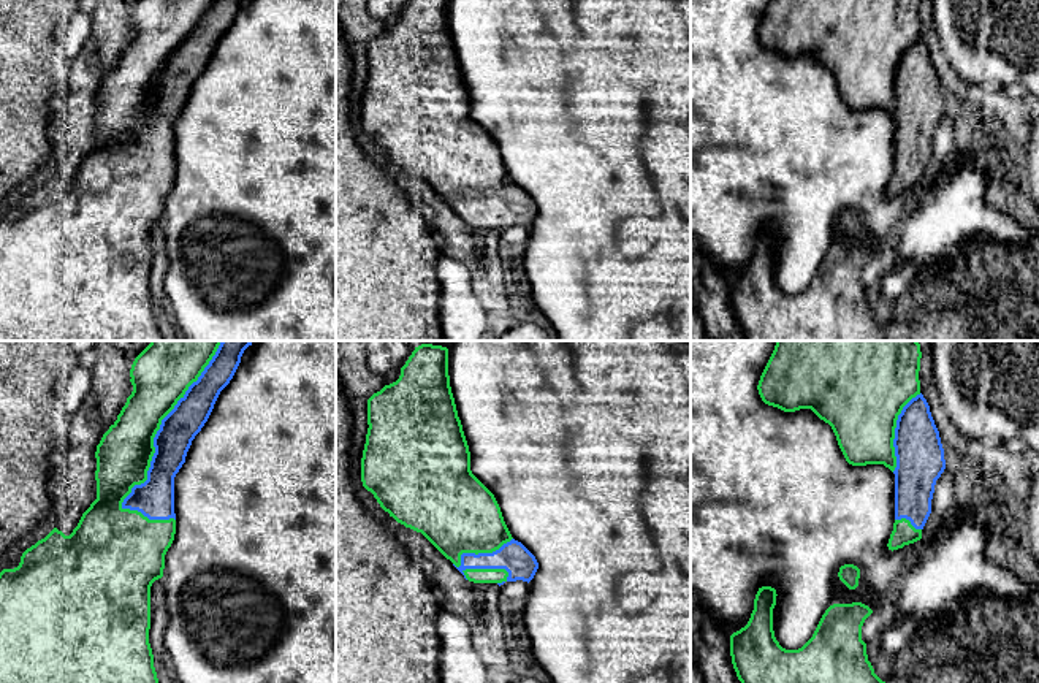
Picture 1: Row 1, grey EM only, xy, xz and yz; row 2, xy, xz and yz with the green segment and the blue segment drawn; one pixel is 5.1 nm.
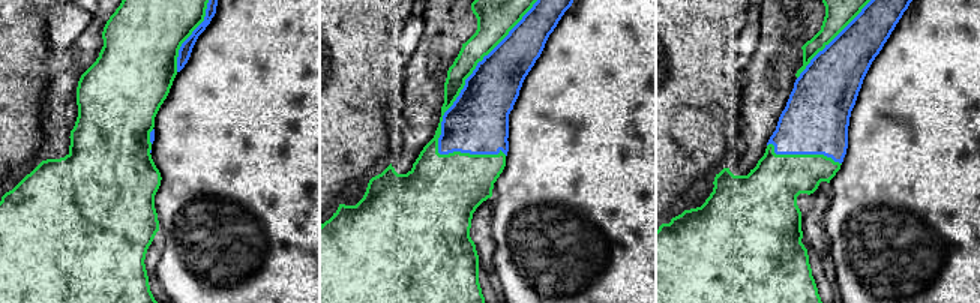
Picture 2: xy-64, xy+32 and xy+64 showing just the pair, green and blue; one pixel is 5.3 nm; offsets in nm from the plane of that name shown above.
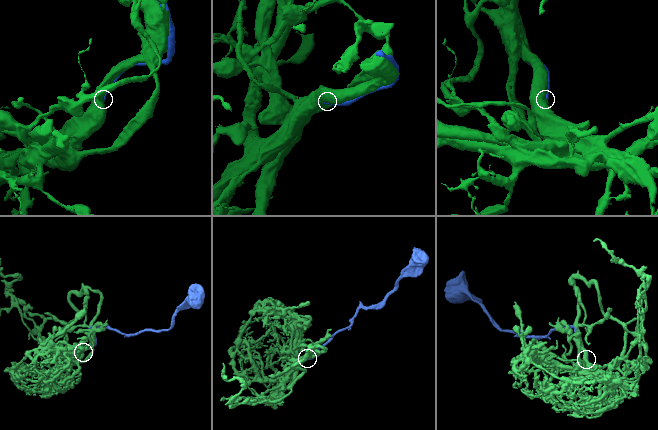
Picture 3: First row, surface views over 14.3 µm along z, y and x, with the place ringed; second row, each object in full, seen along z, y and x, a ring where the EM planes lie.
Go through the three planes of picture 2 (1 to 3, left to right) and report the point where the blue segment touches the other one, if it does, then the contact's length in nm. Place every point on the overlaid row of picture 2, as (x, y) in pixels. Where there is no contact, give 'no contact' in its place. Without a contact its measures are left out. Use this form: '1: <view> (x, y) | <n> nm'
1: xy-64 (189, 35) | 420 nm
2: xy+32 (467, 77) | 1000 nm
3: xy+64 (832, 39) | 600 nm

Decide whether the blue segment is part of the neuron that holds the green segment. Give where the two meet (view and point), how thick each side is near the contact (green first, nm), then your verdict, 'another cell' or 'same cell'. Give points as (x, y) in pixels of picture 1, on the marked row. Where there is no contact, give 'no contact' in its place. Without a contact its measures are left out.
contact xy (159, 428); calibres 280 and 180 nm; same cell

